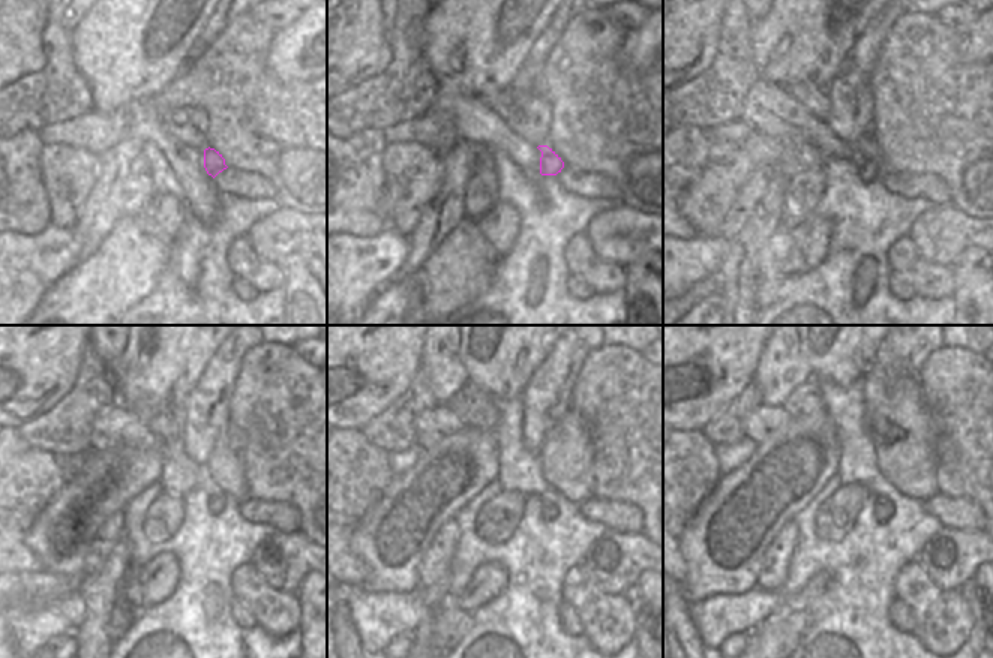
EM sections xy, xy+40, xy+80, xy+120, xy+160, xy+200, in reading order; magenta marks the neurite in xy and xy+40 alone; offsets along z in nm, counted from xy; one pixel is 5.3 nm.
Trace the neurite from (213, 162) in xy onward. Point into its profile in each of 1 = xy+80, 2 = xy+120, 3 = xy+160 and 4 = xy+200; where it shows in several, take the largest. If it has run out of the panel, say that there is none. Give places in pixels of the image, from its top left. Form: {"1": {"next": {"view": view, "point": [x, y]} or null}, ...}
{"1": {"next": {"view": "xy+80", "point": [885, 168]}}, "2": {"next": {"view": "xy+120", "point": [215, 505]}}, "3": {"next": {"view": "xy+160", "point": [549, 508]}}, "4": {"next": {"view": "xy+200", "point": [884, 511]}}}

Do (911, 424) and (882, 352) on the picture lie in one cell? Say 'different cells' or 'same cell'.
same cell

